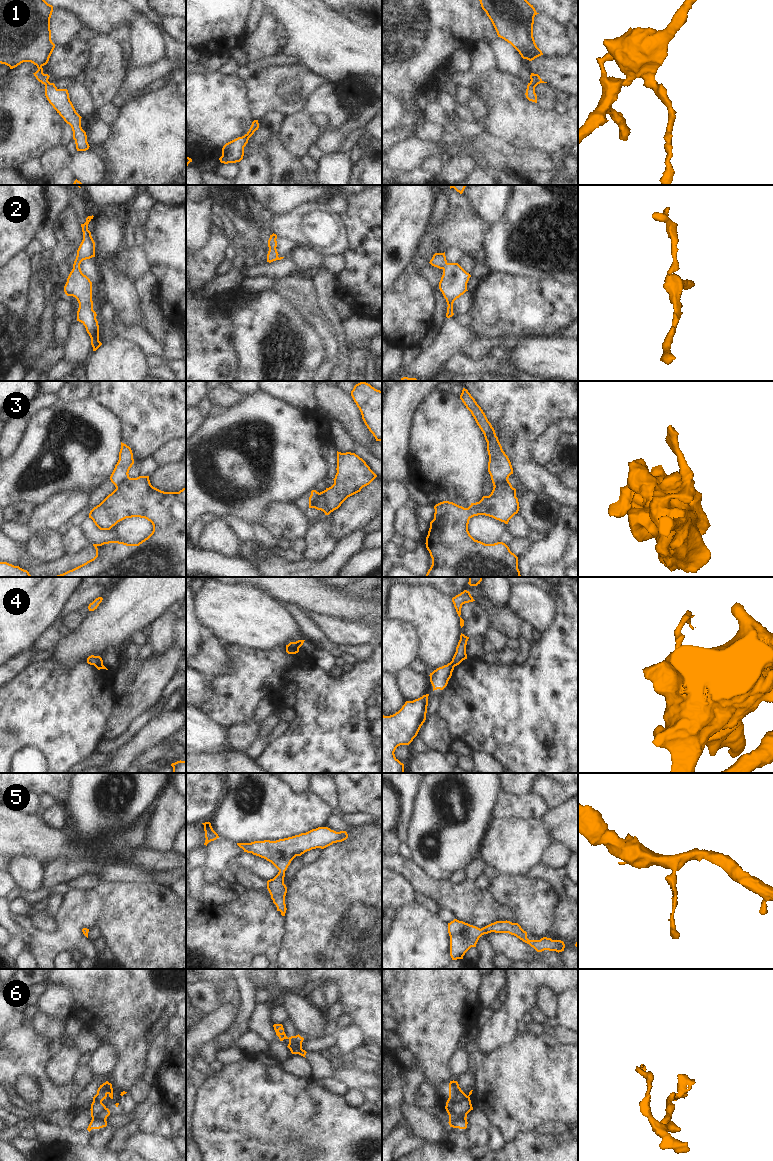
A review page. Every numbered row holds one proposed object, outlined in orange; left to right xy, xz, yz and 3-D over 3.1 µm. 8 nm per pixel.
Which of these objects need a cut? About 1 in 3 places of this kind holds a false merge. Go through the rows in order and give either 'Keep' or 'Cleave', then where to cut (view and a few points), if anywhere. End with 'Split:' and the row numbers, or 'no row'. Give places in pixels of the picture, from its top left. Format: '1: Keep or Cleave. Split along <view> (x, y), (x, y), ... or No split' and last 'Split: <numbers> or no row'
1: Keep. No split
2: Keep. No split
3: Cleave. Split along xy (129, 477), (124, 479), (116, 488)
4: Cleave. Split along xz (287, 645), (298, 650)
5: Keep. No split
6: Keep. No split
Split: 3, 4.

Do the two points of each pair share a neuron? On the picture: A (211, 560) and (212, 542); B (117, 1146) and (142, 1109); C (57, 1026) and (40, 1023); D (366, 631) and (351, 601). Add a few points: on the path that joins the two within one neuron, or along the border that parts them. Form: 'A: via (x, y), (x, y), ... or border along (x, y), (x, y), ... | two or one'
A: border along (199, 547), (234, 557) | two
B: via (121, 1137), (138, 1118) | one
C: via (53, 1026), (47, 1026), (44, 1023) | one
D: border along (338, 617), (363, 622), (371, 628) | two

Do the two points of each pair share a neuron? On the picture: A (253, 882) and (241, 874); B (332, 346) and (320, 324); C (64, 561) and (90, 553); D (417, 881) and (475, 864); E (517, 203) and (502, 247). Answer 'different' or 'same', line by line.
A: same
B: same
C: same
D: different
E: same

